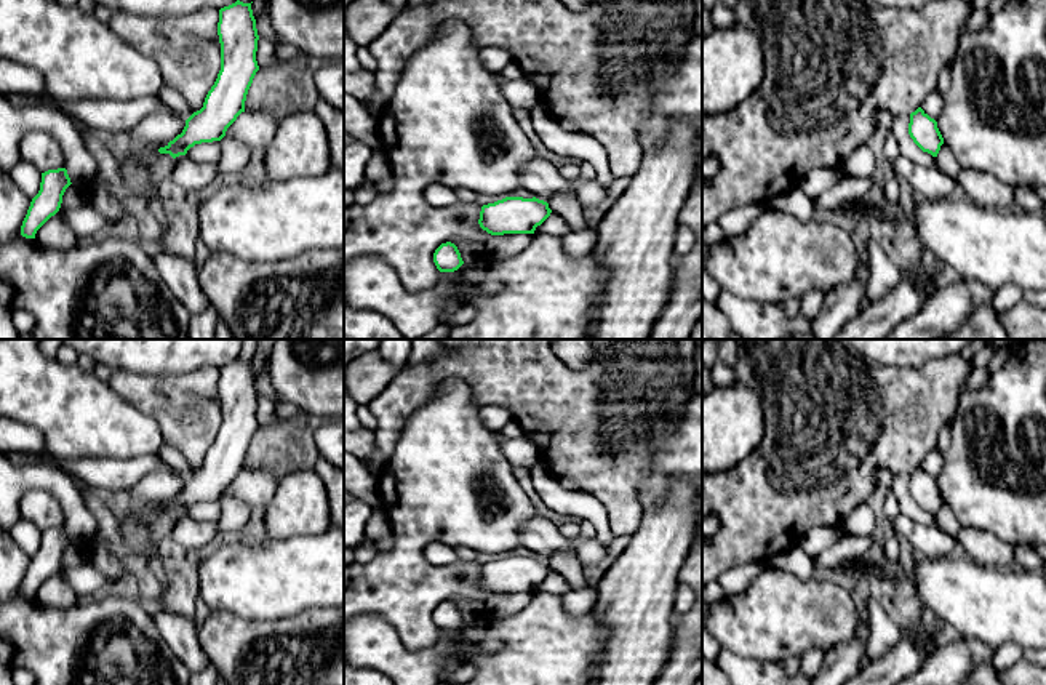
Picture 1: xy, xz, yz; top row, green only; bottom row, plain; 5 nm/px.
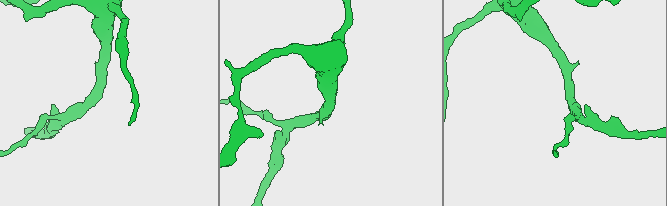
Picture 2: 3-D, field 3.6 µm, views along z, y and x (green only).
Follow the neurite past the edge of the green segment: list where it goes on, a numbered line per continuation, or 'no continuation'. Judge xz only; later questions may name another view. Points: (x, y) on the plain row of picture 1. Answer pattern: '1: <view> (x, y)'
no continuation

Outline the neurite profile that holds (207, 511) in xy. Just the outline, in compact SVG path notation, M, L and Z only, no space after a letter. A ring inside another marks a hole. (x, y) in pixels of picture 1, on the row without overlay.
M219 499L195 503L186 514L197 522L218 523L221 519L221 503Z

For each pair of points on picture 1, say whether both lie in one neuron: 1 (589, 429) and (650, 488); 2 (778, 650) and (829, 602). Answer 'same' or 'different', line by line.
1: different
2: same

